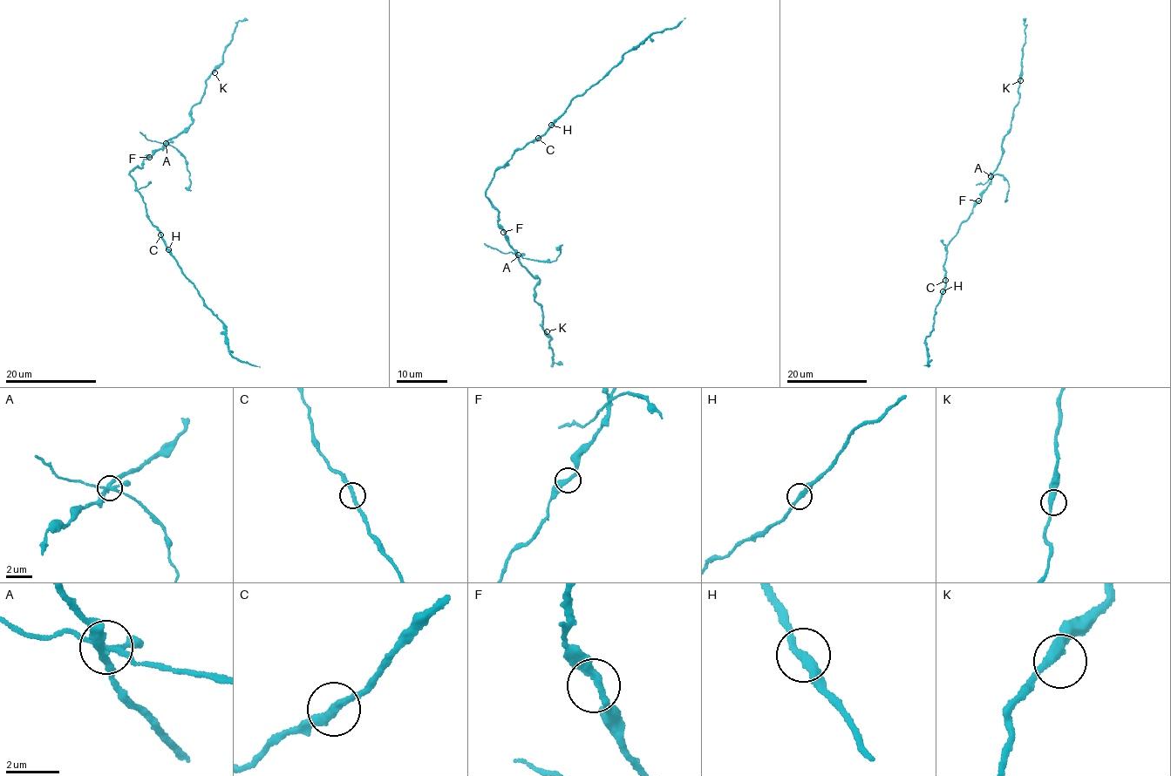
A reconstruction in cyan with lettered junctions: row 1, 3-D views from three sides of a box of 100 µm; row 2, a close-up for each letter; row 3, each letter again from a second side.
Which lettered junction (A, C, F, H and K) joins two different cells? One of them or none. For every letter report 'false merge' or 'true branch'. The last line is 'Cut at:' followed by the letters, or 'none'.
A: false merge
C: true branch
F: true branch
H: true branch
K: true branch
Cut at: A

